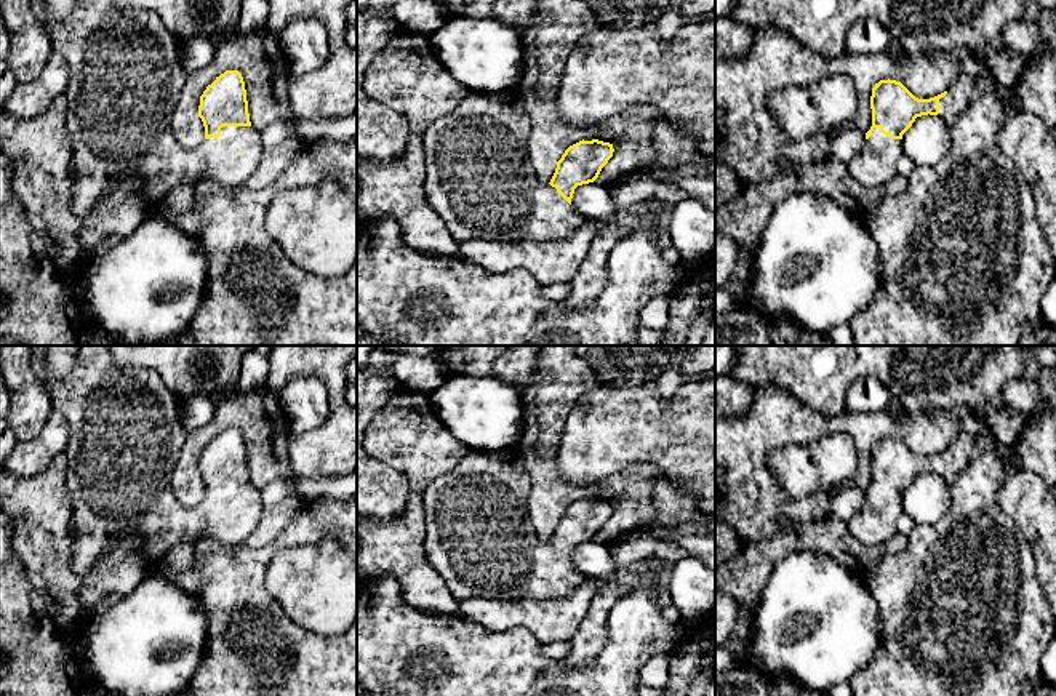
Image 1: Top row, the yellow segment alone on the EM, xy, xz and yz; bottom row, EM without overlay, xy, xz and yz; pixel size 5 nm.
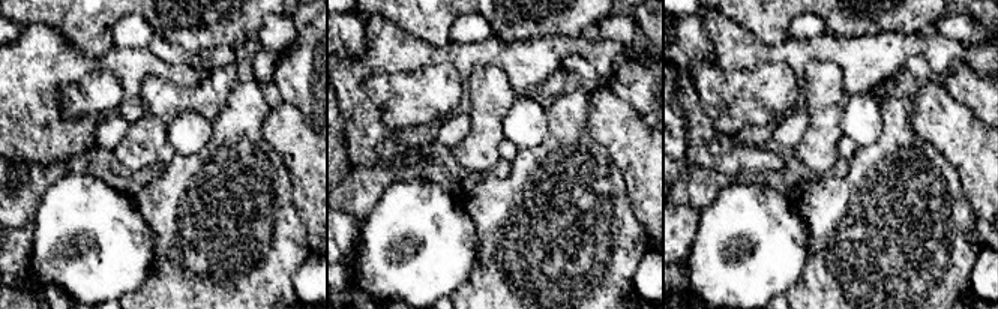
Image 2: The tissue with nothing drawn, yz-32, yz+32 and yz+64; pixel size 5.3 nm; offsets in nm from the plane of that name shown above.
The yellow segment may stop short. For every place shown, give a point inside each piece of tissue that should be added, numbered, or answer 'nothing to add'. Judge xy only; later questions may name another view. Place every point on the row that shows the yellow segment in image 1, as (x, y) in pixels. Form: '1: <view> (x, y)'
1: xy (125, 76)

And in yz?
1: yz (874, 165)

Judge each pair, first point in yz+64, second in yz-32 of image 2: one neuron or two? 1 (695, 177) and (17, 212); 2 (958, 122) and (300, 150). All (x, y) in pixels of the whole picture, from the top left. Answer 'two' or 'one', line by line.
1: one
2: one

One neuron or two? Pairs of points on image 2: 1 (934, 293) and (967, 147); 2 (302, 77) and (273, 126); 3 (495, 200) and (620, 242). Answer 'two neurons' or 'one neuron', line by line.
1: two neurons
2: two neurons
3: one neuron

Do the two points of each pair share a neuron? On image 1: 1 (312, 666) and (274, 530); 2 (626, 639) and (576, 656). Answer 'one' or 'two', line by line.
1: two
2: two

